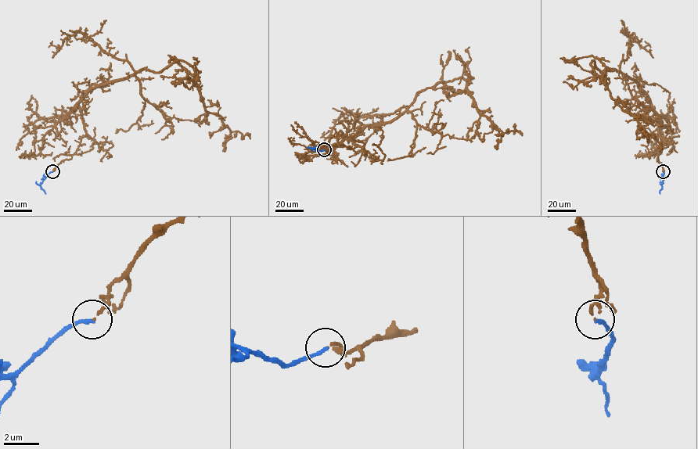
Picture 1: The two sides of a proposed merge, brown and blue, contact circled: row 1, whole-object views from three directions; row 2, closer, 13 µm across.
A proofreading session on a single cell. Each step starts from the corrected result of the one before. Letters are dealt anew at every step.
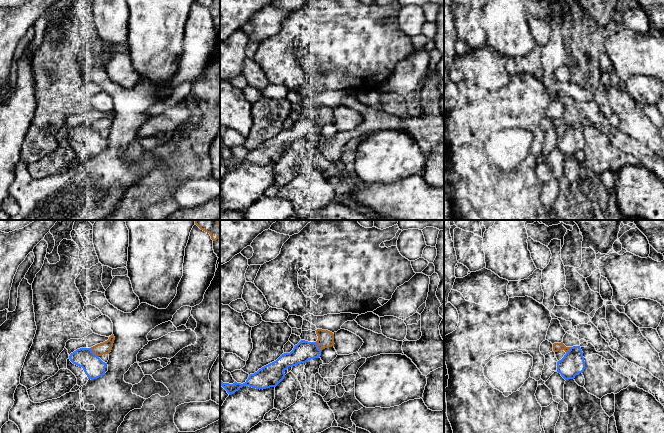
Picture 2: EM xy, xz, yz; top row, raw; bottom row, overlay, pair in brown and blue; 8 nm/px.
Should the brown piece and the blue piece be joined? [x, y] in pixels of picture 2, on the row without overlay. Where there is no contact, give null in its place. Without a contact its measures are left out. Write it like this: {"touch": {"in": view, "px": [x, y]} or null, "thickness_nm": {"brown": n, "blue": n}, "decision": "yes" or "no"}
{"touch": {"in": "xy", "px": [94, 129]}, "thickness_nm": {"brown": 100, "blue": 170}, "decision": "no"}

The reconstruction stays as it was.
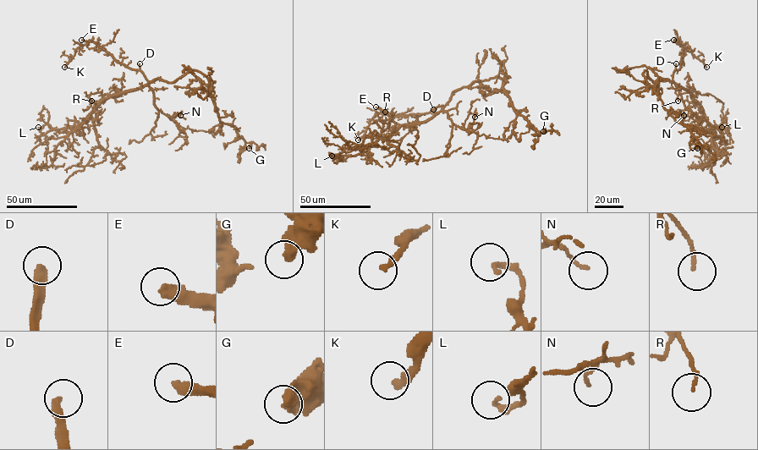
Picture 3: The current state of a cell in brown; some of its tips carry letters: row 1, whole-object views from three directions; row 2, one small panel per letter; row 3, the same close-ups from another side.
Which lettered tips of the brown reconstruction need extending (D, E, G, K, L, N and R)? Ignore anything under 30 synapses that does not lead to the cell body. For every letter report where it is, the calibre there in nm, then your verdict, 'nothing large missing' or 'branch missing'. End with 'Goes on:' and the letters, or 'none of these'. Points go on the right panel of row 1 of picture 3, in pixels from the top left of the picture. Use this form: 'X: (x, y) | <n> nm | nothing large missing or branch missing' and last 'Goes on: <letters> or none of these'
D: (676, 63) | 360 nm | branch missing
E: (673, 40) | 480 nm | branch missing
G: (697, 148) | 440 nm | nothing large missing
K: (706, 67) | 220 nm | branch missing
L: (722, 127) | 240 nm | nothing large missing
N: (683, 115) | 120 nm | nothing large missing
R: (678, 101) | 120 nm | nothing large missing
Goes on: D, E, K

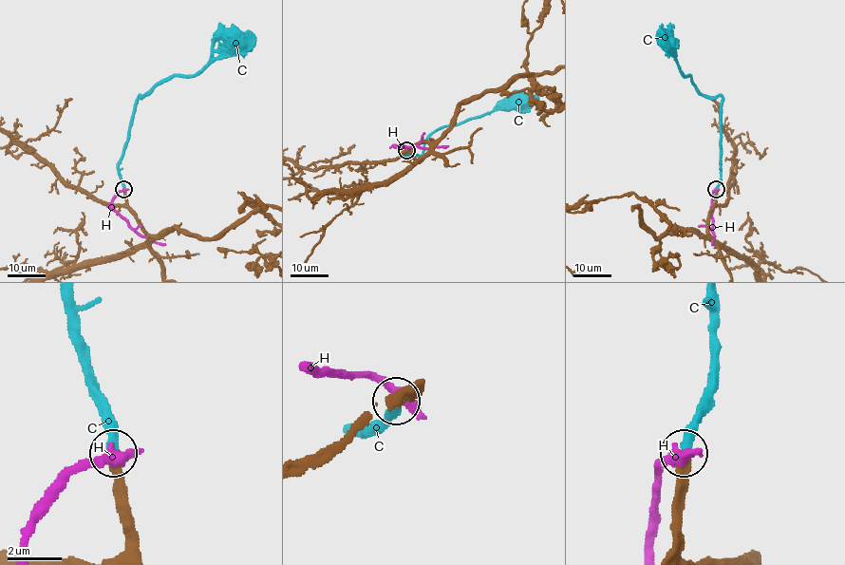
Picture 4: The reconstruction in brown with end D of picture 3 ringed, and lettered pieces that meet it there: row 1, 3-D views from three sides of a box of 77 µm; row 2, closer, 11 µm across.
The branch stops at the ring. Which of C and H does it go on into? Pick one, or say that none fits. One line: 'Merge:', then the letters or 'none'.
Merge: C

